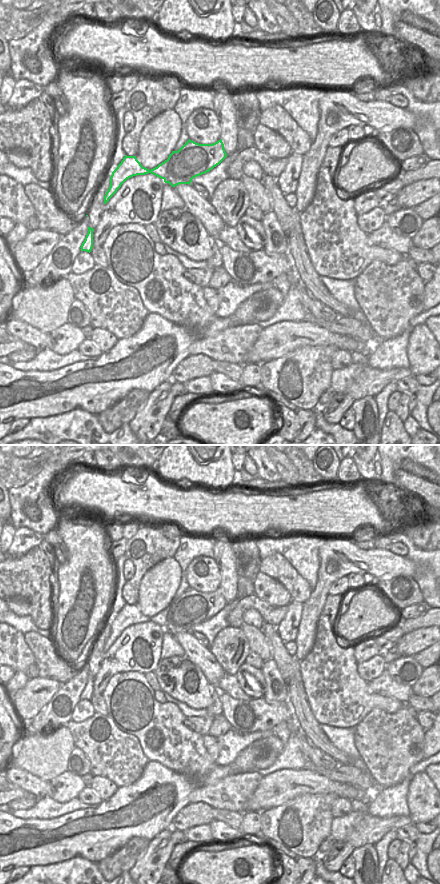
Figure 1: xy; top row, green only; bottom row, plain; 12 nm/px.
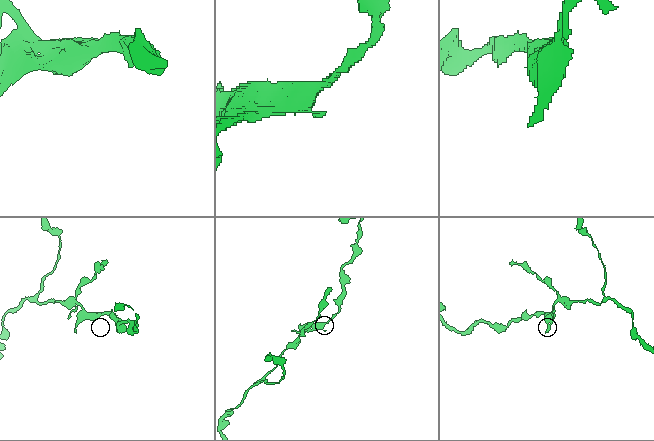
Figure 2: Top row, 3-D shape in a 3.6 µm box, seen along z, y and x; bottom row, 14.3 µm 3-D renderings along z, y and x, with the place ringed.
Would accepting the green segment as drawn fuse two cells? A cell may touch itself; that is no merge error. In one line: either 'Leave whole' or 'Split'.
Split.

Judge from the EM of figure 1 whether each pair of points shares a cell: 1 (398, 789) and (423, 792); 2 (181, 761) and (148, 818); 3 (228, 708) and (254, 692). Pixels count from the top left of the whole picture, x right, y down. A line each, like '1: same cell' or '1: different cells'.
1: different cells
2: different cells
3: different cells

